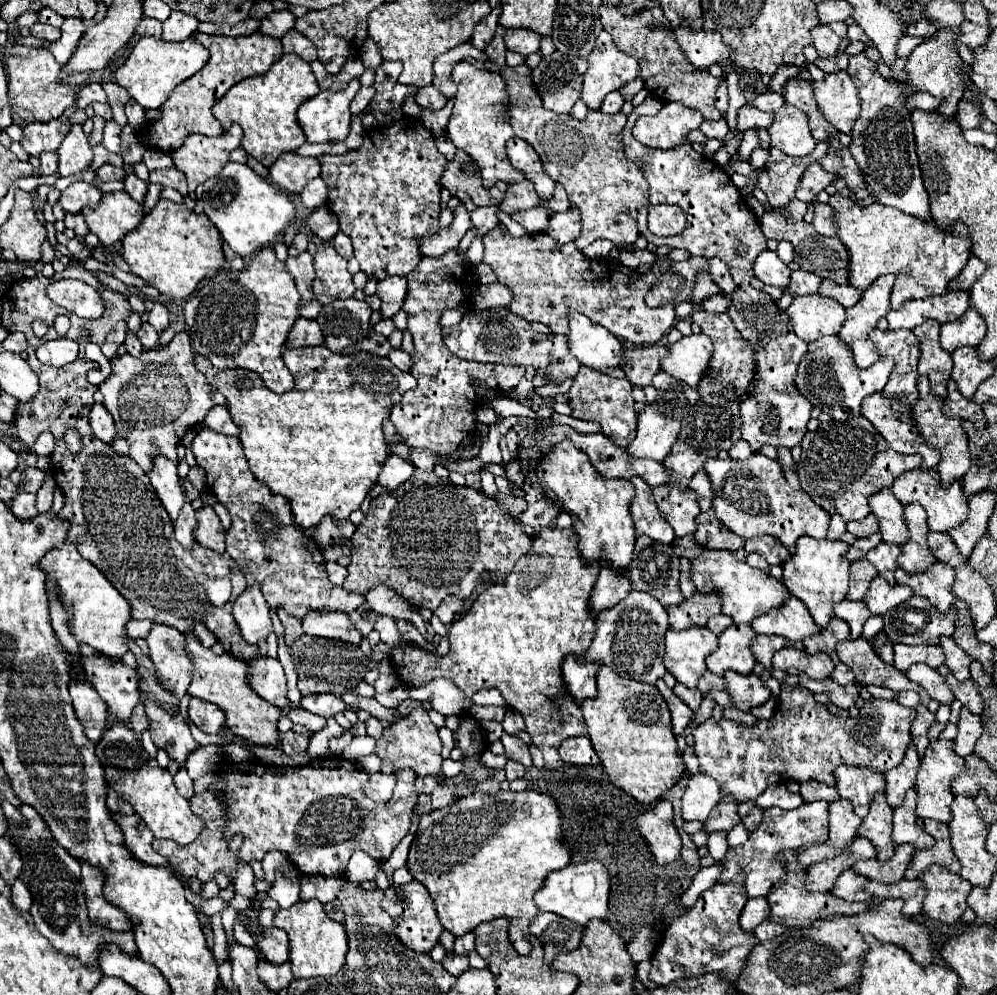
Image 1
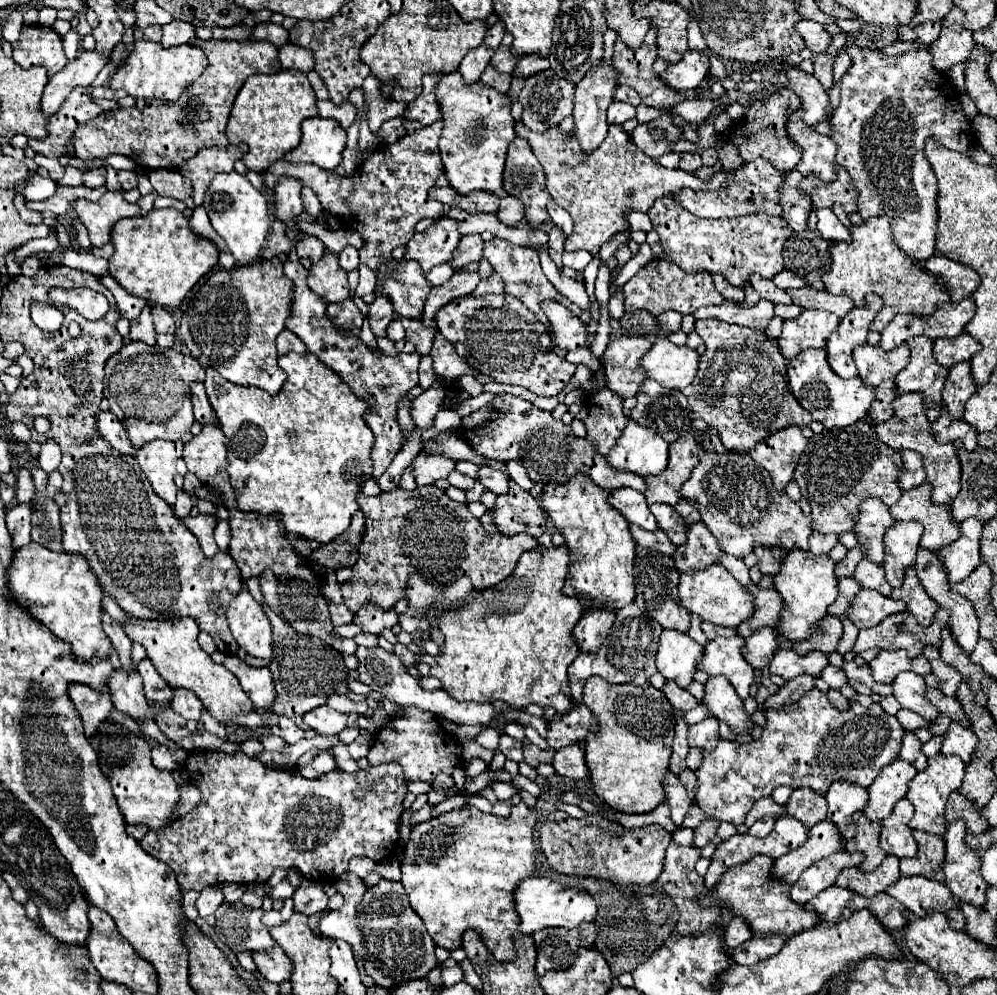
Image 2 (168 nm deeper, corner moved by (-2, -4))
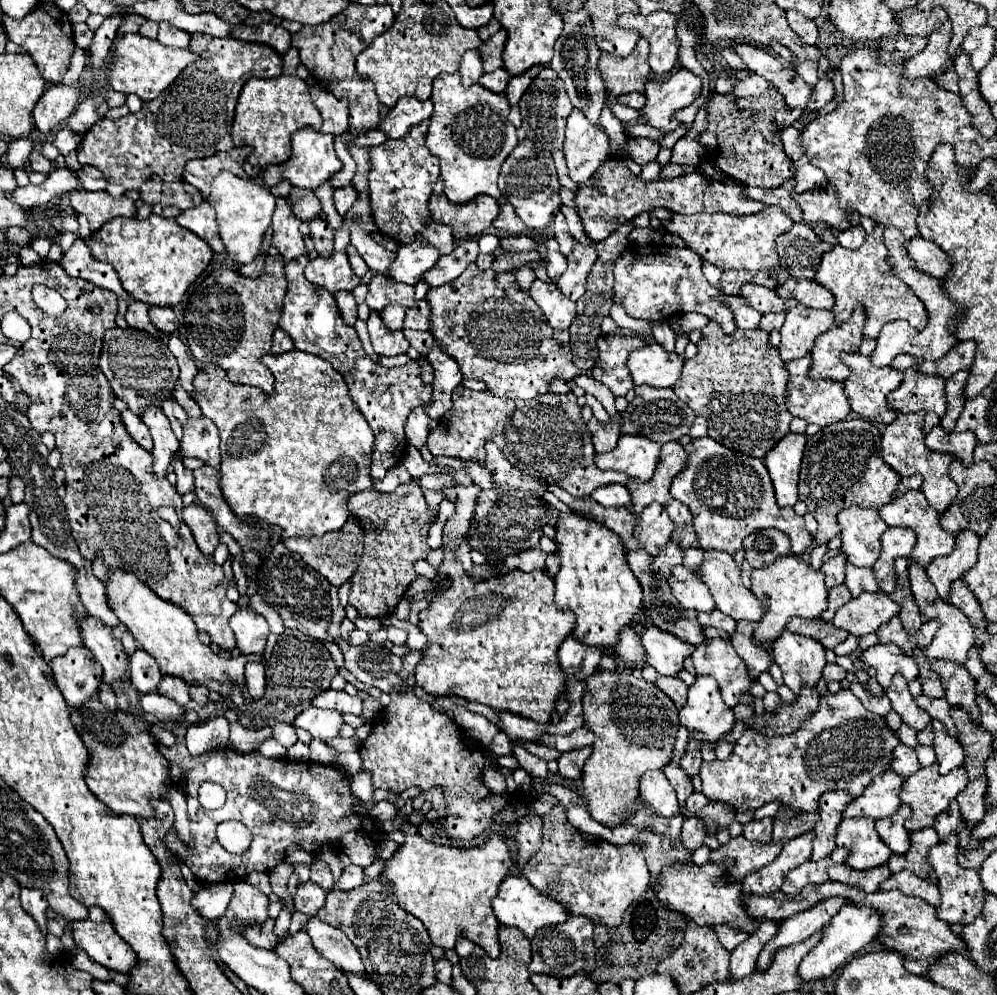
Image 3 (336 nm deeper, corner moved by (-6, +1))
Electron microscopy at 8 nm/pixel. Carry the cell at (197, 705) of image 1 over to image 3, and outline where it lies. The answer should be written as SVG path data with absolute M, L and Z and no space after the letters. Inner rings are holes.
M164 676L160 686L158 686L158 692L176 700L178 704L188 704L190 702L190 694L188 694L188 684L182 680L182 678L172 678L172 676Z

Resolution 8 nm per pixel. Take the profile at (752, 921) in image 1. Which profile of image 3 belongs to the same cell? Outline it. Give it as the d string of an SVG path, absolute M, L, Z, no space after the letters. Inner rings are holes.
M714 926L714 930L716 930L722 946L724 946L726 950L730 950L730 952L732 952L740 942L744 942L744 940L750 936L750 934L742 932L742 930L736 930L736 928L730 928L730 926Z

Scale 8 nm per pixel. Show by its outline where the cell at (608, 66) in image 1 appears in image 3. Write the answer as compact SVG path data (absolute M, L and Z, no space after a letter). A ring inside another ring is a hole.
M572 110L566 126L564 156L570 178L580 184L598 170L598 166L610 156L608 136L602 128L592 126L582 110Z

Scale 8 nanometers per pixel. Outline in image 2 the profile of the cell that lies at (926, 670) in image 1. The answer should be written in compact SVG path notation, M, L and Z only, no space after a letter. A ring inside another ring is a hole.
M900 673L894 681L892 681L892 687L894 687L894 697L898 699L898 703L902 705L902 709L908 709L908 711L914 711L918 715L922 715L926 721L934 721L938 717L938 711L936 707L932 707L928 703L928 699L924 699L924 679L918 677L918 675L912 675L912 673Z

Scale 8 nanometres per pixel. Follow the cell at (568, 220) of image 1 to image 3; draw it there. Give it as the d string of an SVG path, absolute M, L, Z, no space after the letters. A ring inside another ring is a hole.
M554 236L548 238L544 246L548 248L548 276L558 280L562 276L562 272L566 270L566 256L558 250L558 242Z

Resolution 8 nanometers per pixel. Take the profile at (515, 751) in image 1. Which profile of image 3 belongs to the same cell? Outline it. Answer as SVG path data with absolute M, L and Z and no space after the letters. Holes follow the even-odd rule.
M498 732L492 740L492 744L488 746L496 756L512 756L512 742L504 732Z

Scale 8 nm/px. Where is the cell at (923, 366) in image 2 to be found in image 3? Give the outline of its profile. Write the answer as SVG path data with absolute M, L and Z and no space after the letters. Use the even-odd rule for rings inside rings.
M900 354L892 366L898 366L898 370L904 372L904 380L892 394L888 394L888 406L900 412L924 410L924 430L930 430L946 414L946 378L920 374L916 358L908 358L908 354Z

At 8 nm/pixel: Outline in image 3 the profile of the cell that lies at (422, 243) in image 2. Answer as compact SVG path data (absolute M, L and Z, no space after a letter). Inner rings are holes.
M420 234L412 244L400 246L396 252L396 260L390 266L390 276L396 282L404 284L418 284L422 274L428 272L440 258L438 248L434 248L430 242L426 242Z

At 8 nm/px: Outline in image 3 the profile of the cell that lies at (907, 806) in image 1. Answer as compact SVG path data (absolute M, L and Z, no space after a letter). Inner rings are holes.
M900 804L900 808L896 810L896 814L892 814L888 818L876 822L878 836L888 844L888 848L894 854L908 852L910 832L904 828L904 822L906 822L908 816L910 816L910 806L908 804Z

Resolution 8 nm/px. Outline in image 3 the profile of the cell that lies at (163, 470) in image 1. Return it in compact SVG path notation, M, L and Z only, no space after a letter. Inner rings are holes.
M148 406L146 412L142 414L144 424L150 428L152 440L154 440L154 450L152 450L152 470L158 478L166 476L166 470L172 462L172 458L178 454L180 448L180 440L174 436L168 418L164 416L164 412L156 406Z

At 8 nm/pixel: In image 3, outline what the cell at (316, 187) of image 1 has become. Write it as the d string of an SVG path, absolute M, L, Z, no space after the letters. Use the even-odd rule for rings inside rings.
M292 188L292 192L288 194L288 198L290 198L290 202L292 202L294 214L296 214L300 220L318 218L320 212L322 212L320 200L318 200L316 194L310 192L310 190L296 190L296 188Z

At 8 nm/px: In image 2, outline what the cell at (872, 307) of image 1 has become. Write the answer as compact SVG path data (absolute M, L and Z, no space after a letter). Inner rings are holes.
M866 295L862 307L852 309L838 325L838 329L826 339L826 357L830 369L842 379L856 377L856 365L852 363L852 347L866 343L868 327L880 311L880 297Z

